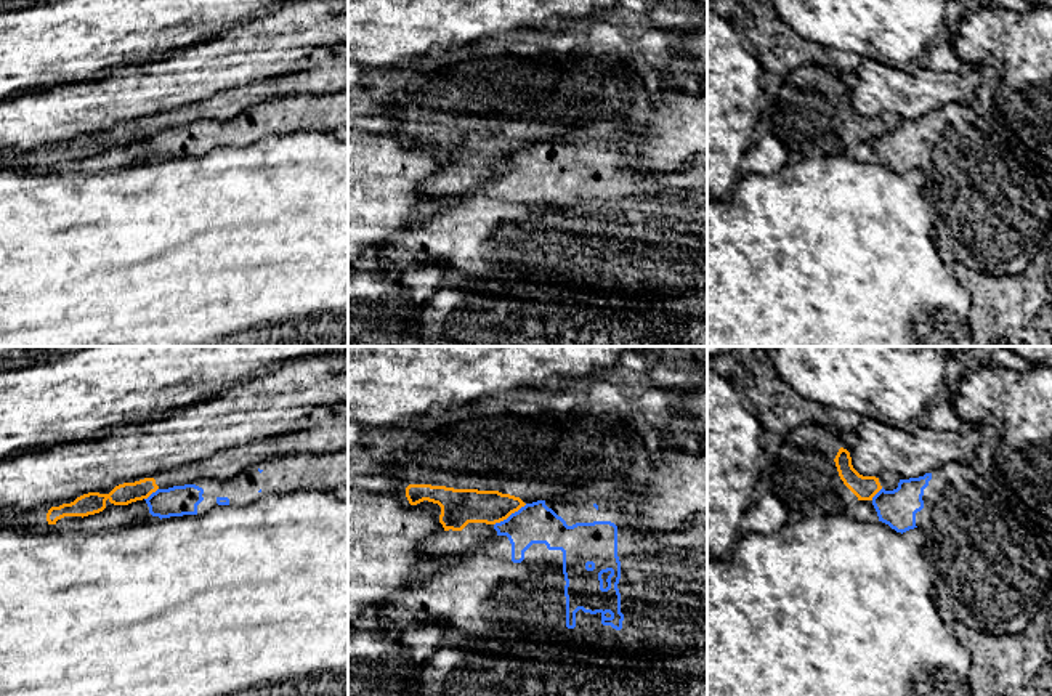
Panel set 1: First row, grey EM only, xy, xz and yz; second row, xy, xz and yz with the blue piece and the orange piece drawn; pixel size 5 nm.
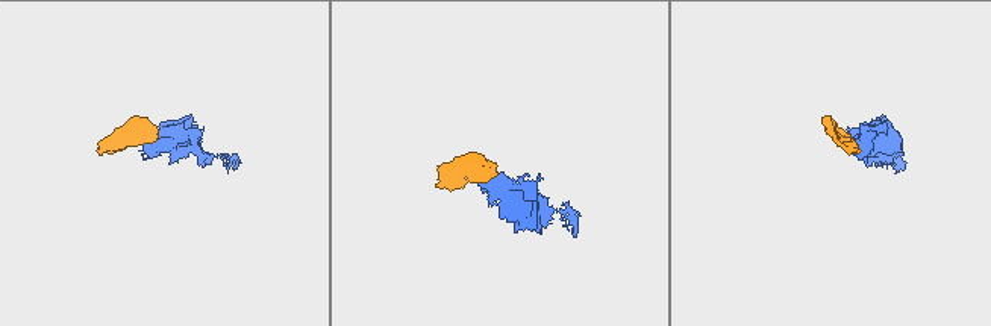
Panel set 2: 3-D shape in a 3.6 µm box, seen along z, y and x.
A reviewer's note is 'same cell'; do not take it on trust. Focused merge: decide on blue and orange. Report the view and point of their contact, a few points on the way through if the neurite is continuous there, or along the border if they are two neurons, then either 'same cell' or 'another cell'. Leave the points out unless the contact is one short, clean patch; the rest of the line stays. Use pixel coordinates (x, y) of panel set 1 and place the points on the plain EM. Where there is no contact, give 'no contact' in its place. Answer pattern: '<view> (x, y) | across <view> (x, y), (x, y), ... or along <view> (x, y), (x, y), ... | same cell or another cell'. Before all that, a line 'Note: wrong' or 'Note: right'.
Note: wrong
xz (512, 154) | along xz (526, 145), (494, 165) | another cell

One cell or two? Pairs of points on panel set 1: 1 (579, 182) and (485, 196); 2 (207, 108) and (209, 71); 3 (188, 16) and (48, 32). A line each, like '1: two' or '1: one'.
1: one
2: two
3: one

